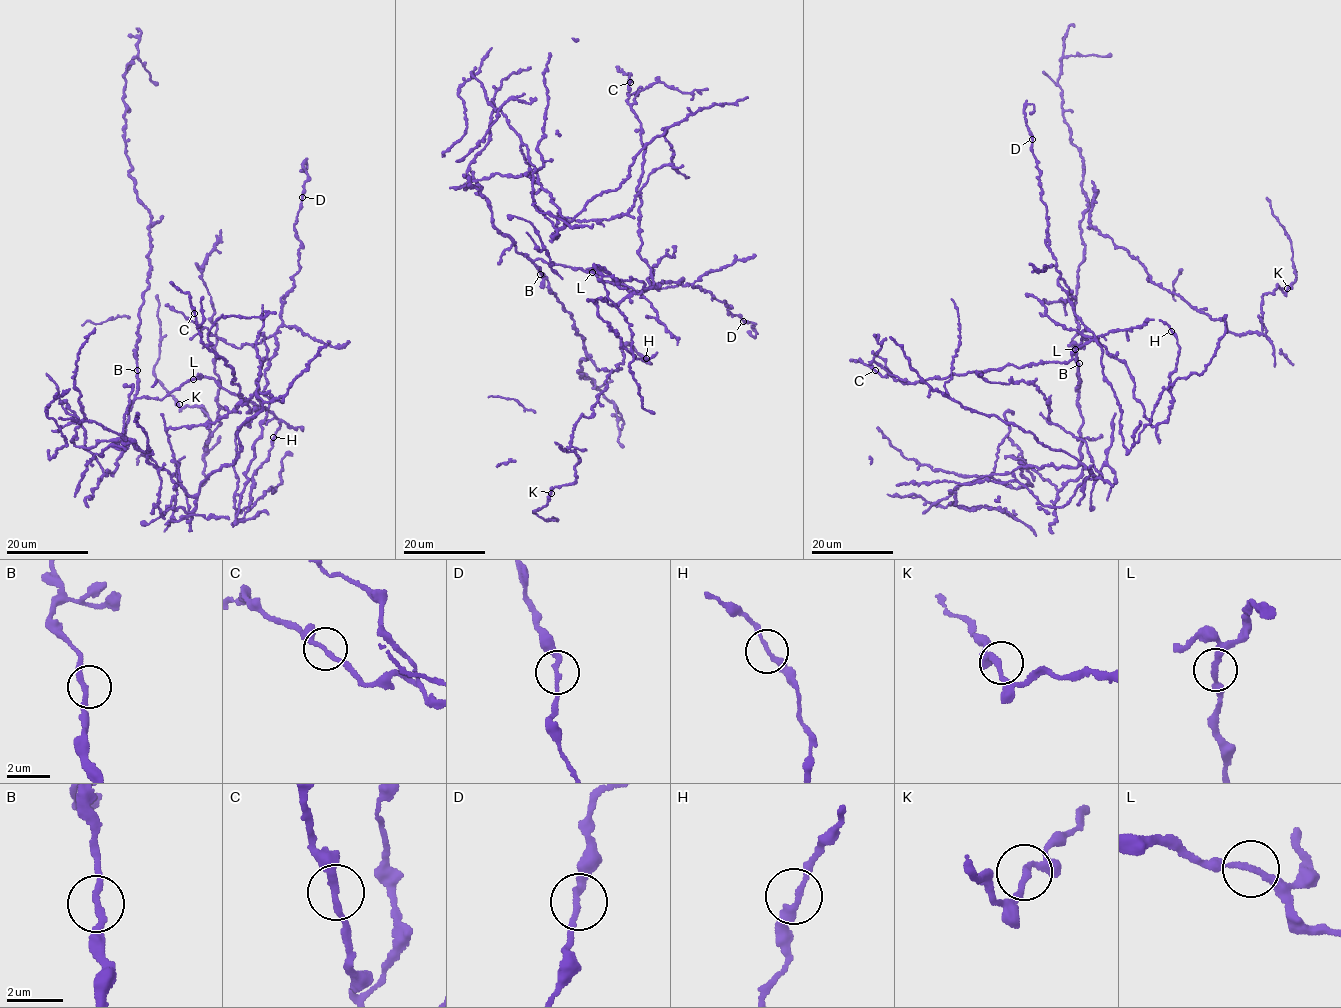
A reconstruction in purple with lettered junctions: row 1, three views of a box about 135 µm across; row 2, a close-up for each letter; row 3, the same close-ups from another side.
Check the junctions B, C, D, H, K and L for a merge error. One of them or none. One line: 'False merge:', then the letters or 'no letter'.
False merge: no letter

